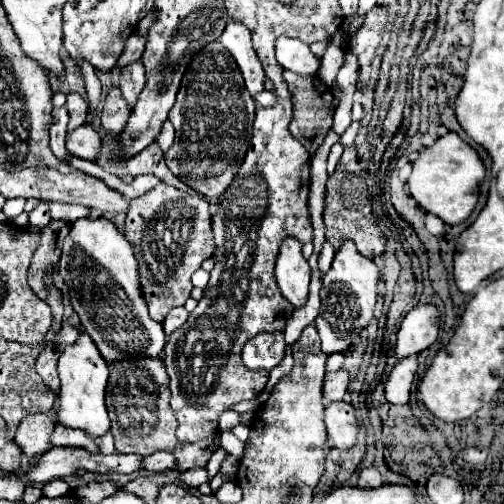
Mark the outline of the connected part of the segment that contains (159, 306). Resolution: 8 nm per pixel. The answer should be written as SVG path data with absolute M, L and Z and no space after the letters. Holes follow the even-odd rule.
M159 182L147 194L131 200L123 234L131 242L139 264L141 288L145 292L149 316L155 322L163 322L171 308L183 306L187 302L193 288L193 272L199 270L201 262L209 258L215 250L209 204L203 196L191 196L169 184ZM169 228L175 230L175 242L179 246L179 252L175 256L171 256L169 250L161 244L163 232Z

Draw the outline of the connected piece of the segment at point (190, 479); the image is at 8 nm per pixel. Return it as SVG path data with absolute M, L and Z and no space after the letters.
M191 468L179 474L179 480L187 484L189 488L199 488L201 484L207 482L207 470L205 468Z

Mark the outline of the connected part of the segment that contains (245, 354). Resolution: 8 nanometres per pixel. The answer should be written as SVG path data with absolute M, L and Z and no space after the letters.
M283 332L275 334L257 334L243 347L241 359L249 370L271 370L279 366L285 356Z

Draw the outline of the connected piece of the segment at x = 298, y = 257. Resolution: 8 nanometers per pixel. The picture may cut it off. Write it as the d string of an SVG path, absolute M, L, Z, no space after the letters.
M293 236L285 238L277 264L275 264L275 280L281 288L281 294L295 306L303 306L307 302L309 292L309 280L311 280L311 268L307 258L303 256L303 246L299 240L293 240Z

